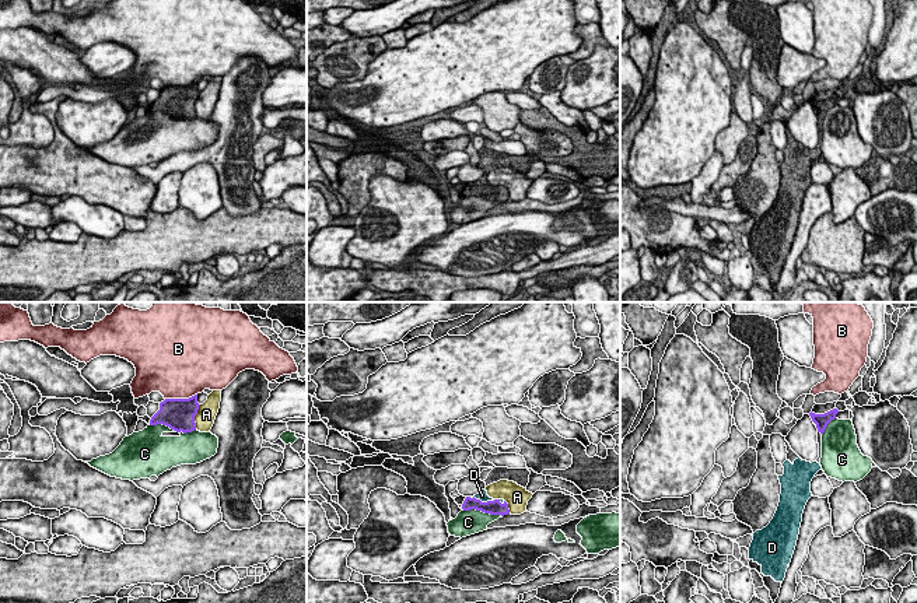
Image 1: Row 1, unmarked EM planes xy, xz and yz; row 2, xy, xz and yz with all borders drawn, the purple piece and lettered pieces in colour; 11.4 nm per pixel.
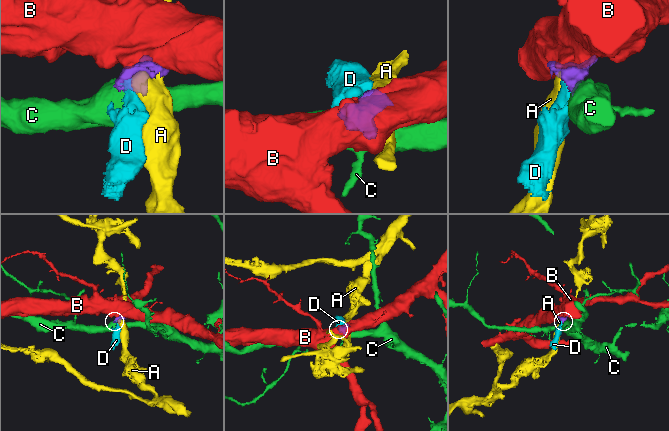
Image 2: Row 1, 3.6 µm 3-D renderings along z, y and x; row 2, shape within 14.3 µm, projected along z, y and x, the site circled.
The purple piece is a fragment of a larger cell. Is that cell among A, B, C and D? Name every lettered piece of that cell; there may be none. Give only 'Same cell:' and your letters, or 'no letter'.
Same cell: D

